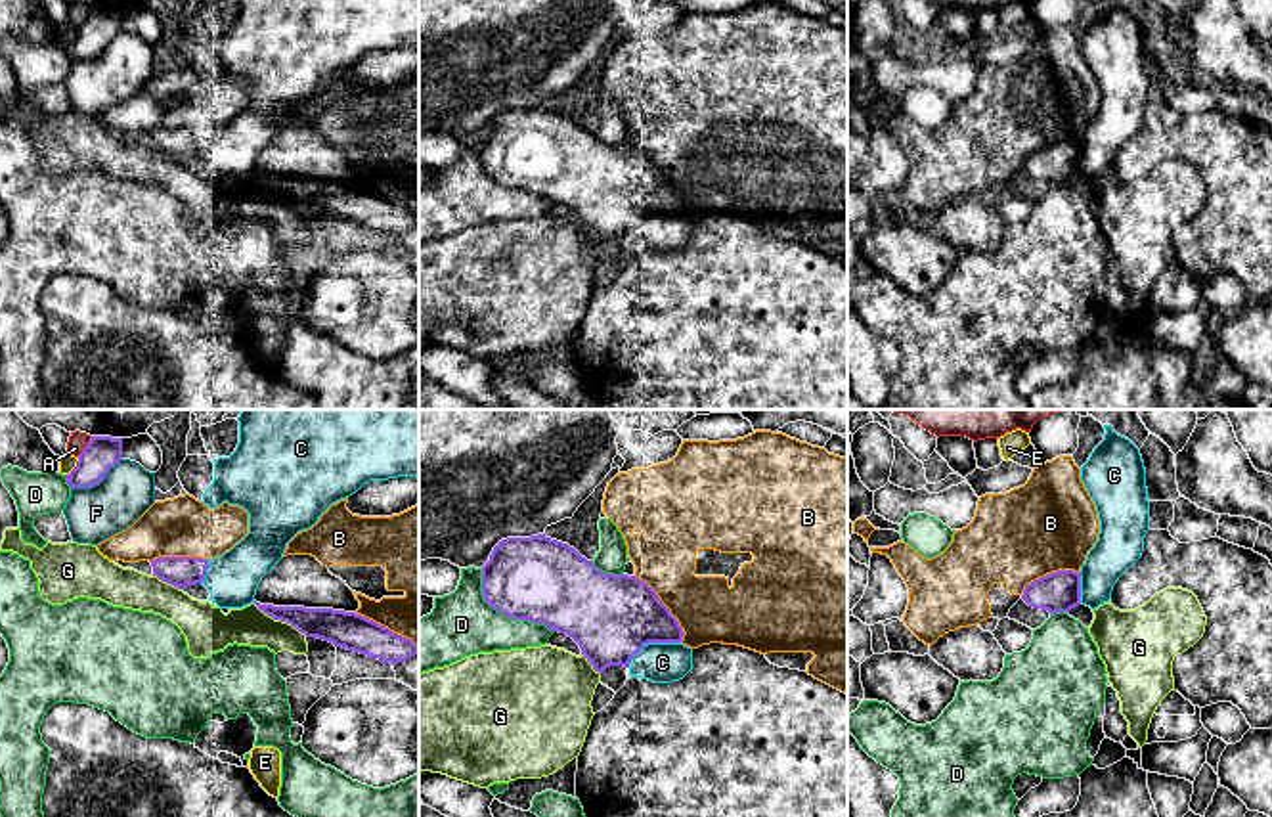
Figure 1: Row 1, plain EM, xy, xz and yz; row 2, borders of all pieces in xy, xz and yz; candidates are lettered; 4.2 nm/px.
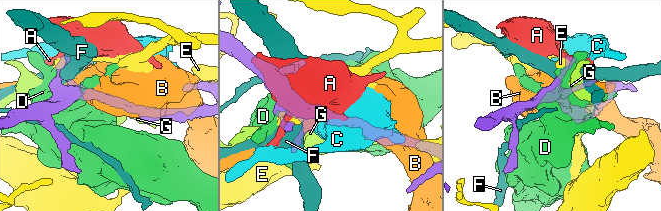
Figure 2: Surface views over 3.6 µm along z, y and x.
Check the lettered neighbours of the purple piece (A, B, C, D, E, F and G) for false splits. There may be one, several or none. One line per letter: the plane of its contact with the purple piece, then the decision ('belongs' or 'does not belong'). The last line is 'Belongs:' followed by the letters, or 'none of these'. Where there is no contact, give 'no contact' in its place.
A: xy | does not belong
B: xz | does not belong
C: xz | does not belong
D: xz | does not belong
E: xy | does not belong
F: xy | does not belong
G: xy | does not belong
Belongs: none of these

